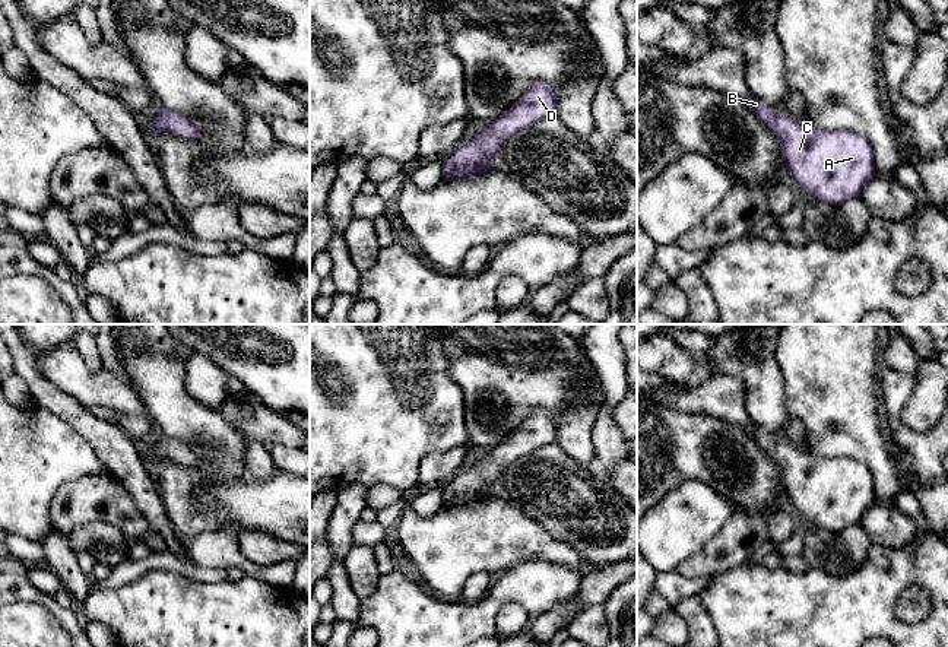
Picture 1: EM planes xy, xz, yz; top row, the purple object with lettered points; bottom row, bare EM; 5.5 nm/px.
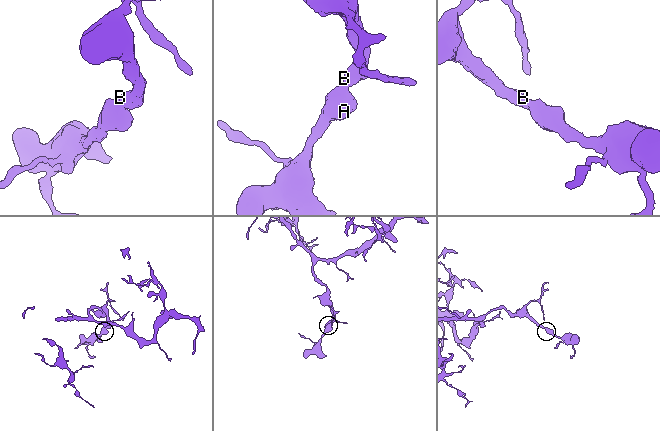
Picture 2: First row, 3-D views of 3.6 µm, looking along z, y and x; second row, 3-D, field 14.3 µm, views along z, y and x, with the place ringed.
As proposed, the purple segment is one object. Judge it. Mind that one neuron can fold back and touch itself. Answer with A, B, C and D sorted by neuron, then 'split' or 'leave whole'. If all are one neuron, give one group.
groups A B C D; leave whole

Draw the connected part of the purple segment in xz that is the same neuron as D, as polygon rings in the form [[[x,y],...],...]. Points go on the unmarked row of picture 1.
[[[535,409],[511,435],[443,486],[443,507],[467,507],[492,497],[492,485],[501,478],[502,469],[543,445],[557,443],[557,432],[558,425],[551,415]]]

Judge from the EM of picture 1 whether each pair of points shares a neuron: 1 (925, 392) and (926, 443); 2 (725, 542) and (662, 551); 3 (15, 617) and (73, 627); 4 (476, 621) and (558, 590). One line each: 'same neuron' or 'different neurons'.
1: different neurons
2: different neurons
3: different neurons
4: same neuron

